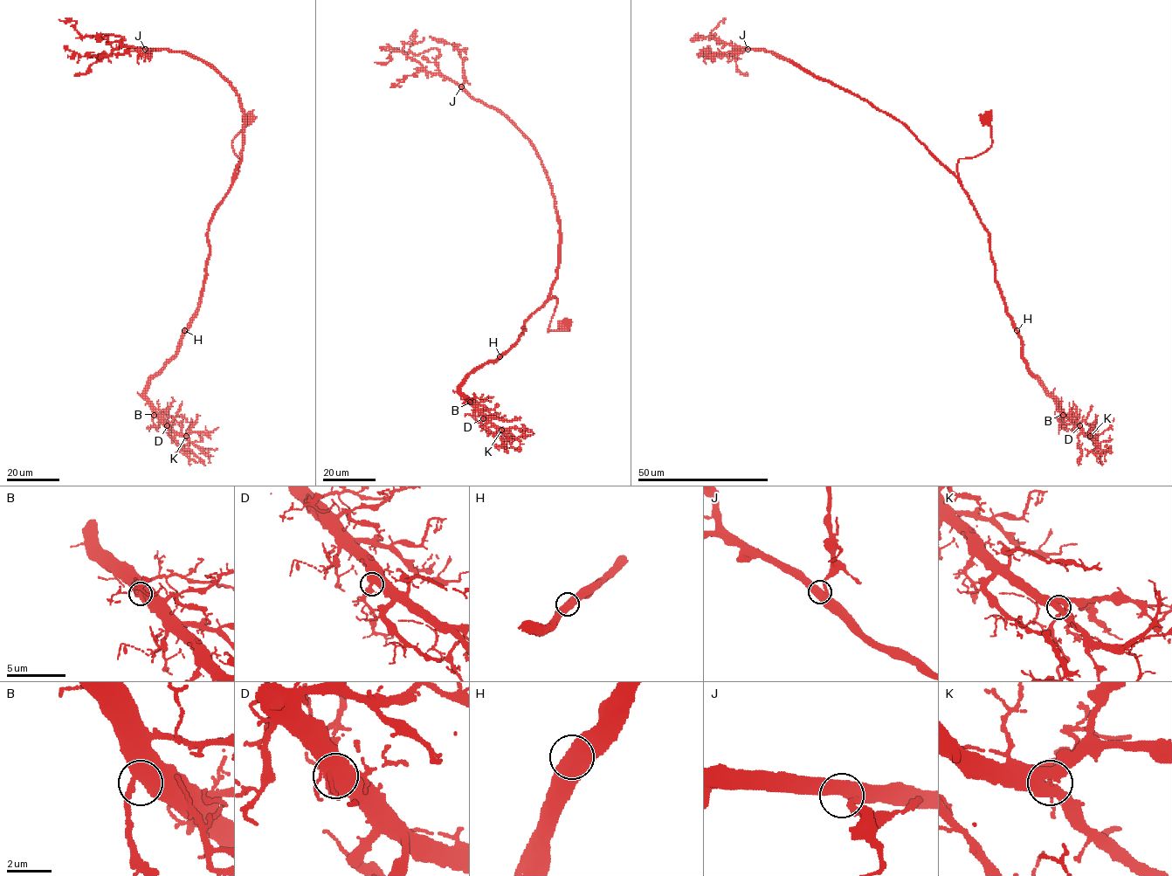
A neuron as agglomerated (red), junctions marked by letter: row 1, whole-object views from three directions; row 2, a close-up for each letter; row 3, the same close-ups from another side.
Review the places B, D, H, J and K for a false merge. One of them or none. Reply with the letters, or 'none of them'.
none of them

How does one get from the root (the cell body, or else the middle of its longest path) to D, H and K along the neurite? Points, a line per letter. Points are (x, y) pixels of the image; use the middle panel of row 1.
D: (565, 325), (548, 331), (554, 297), (524, 323), (525, 330), (496, 361), (466, 376), (459, 391), (483, 418)
H: (565, 325), (560, 326), (562, 329), (548, 331), (557, 302), (554, 297), (524, 323), (525, 330), (499, 356)
K: (565, 325), (548, 331), (554, 297), (524, 323), (525, 330), (504, 354), (464, 381), (459, 390), (501, 430)

